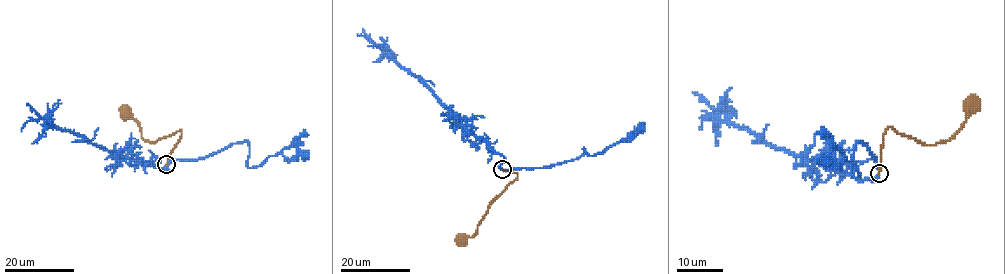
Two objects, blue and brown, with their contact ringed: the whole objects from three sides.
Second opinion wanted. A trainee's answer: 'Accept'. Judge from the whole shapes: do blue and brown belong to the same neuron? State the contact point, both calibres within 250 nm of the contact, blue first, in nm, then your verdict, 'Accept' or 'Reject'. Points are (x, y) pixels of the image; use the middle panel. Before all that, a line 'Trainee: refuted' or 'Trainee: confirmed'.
Trainee: confirmed
Place: (502, 169). Thickness 340 nm (blue) against 220 nm. Accept

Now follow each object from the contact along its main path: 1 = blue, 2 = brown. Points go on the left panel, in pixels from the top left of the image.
1: (167, 164), (167, 169), (160, 170), (116, 156), (47, 120), (29, 120), (21, 131)
2: (166, 164), (182, 131), (151, 143), (142, 137), (135, 119), (125, 111)

